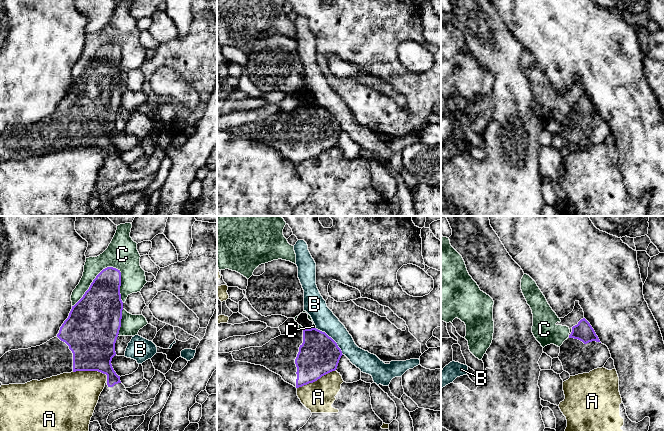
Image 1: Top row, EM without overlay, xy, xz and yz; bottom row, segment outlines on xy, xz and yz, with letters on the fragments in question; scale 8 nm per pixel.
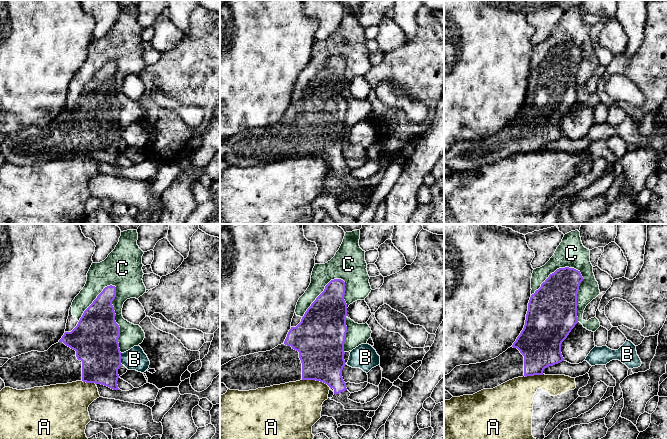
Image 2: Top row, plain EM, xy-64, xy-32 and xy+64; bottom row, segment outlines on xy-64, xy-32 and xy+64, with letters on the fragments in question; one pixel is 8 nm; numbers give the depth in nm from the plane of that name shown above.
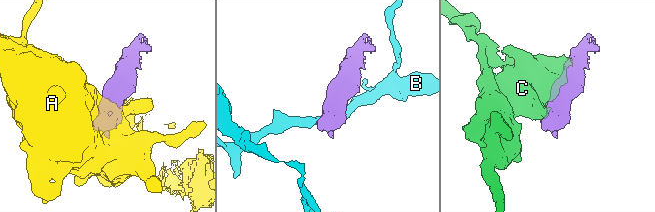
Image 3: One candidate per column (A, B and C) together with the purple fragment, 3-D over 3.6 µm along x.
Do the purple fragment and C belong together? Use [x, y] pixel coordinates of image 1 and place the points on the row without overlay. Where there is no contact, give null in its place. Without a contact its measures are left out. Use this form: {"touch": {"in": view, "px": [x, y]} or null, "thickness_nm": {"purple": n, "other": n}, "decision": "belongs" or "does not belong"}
{"touch": {"in": "xy", "px": [94, 55]}, "thickness_nm": {"purple": 360, "other": 180}, "decision": "does not belong"}

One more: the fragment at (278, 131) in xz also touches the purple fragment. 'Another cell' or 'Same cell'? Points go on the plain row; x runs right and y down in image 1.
Same cell

